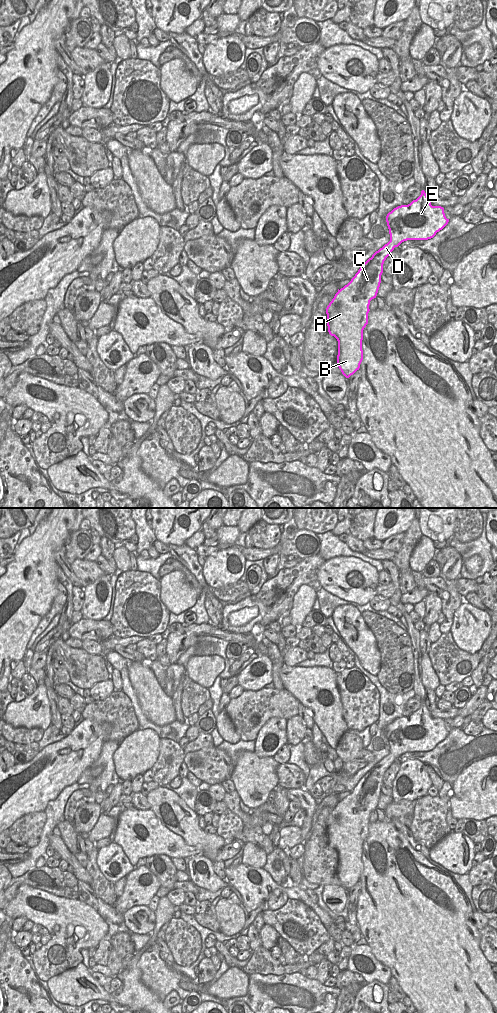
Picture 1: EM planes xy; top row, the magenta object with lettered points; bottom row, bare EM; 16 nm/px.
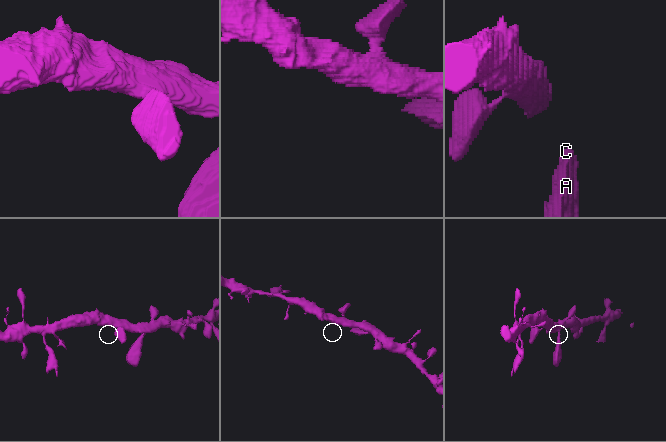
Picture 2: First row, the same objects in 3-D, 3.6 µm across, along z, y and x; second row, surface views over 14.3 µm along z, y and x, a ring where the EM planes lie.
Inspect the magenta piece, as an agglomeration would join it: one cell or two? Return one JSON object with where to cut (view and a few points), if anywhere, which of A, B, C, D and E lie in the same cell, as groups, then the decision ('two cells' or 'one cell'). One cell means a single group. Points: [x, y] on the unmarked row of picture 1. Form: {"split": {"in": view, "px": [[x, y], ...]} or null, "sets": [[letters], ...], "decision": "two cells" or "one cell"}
{"split": null, "sets": [["A", "B", "C", "D", "E"]], "decision": "one cell"}

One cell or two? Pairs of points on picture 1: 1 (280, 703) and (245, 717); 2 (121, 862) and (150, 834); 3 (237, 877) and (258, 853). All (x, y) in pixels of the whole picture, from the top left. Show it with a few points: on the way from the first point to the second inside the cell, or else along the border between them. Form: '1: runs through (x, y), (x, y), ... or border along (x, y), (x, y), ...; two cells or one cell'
1: runs through (271, 703), (265, 703), (254, 708); one cell
2: border along (113, 841), (120, 846), (134, 867); two cells
3: border along (242, 862), (262, 868); two cells

